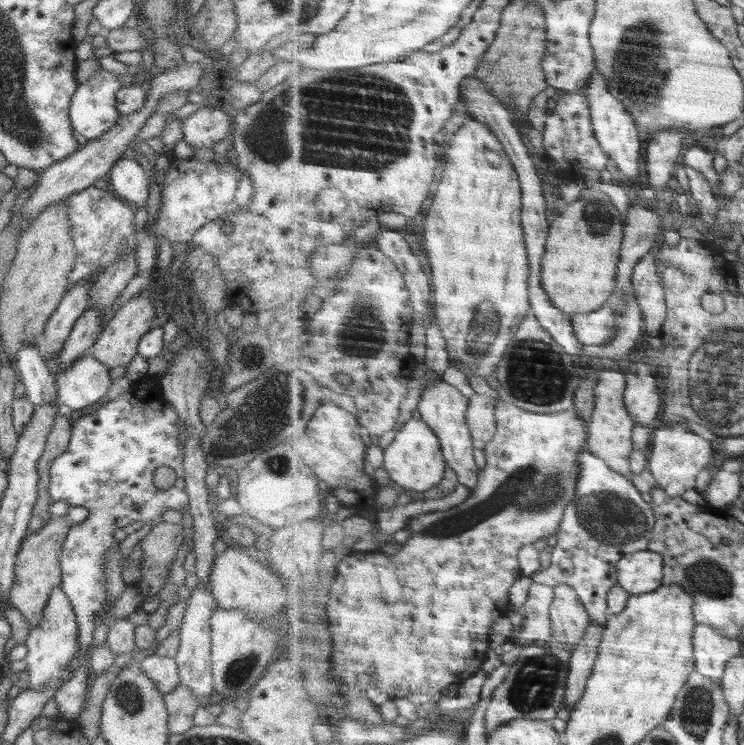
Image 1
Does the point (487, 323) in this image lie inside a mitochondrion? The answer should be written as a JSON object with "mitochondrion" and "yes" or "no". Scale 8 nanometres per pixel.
{"mitochondrion":"yes"}

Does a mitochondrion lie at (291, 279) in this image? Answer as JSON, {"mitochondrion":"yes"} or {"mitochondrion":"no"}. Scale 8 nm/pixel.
{"mitochondrion":"no"}

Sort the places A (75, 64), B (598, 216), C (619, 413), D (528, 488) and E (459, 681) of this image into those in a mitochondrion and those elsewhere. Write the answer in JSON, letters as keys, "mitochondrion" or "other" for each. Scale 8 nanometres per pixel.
{"A":"other","B":"mitochondrion","C":"other","D":"mitochondrion","E":"other"}

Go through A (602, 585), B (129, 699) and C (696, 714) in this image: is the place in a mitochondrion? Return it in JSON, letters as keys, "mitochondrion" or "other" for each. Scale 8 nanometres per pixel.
{"A":"other","B":"mitochondrion","C":"mitochondrion"}

